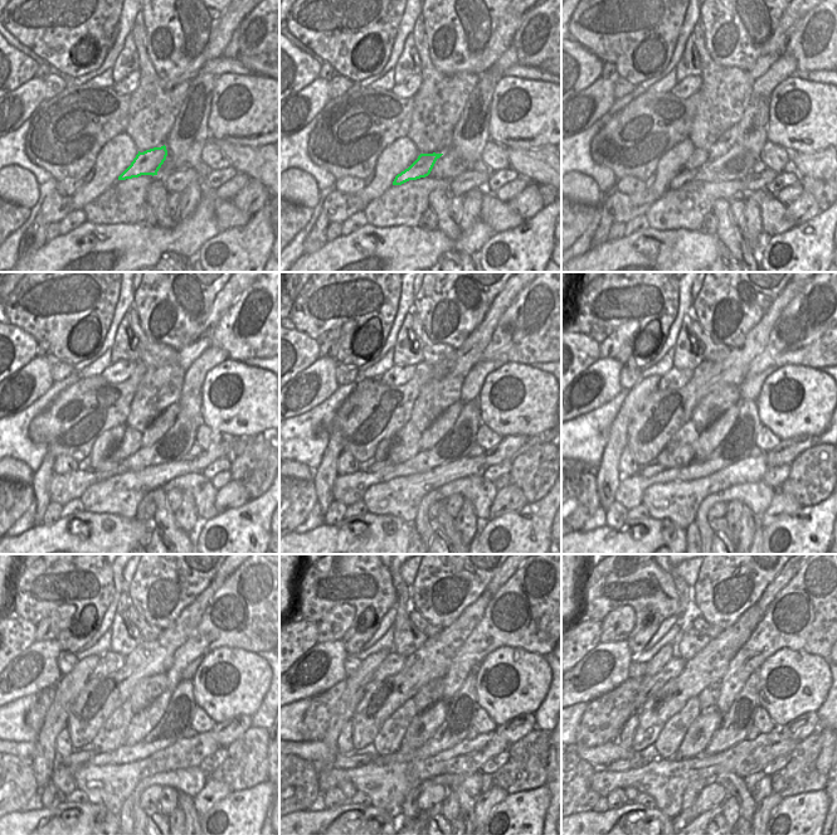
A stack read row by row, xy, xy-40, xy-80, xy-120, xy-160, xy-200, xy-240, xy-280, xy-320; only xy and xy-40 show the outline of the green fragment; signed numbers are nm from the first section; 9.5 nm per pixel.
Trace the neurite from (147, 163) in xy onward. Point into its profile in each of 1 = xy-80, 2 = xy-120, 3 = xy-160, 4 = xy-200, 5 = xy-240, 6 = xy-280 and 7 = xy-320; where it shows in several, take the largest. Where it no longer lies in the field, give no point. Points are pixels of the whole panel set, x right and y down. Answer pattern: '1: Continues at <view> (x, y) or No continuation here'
1: Continues at xy-80 (685, 175)
2: Continues at xy-120 (107, 465)
3: Continues at xy-160 (376, 466)
4: Continues at xy-200 (647, 471)
5: Continues at xy-240 (76, 758)
6: Continues at xy-280 (342, 761)
7: Continues at xy-320 (634, 762).

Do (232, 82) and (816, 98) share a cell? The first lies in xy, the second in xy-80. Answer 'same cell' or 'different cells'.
same cell

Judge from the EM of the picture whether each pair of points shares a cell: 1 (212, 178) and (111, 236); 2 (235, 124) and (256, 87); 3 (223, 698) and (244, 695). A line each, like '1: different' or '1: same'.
1: different
2: same
3: same

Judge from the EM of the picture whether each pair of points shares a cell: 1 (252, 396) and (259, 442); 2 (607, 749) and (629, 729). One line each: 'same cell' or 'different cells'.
1: different cells
2: different cells

